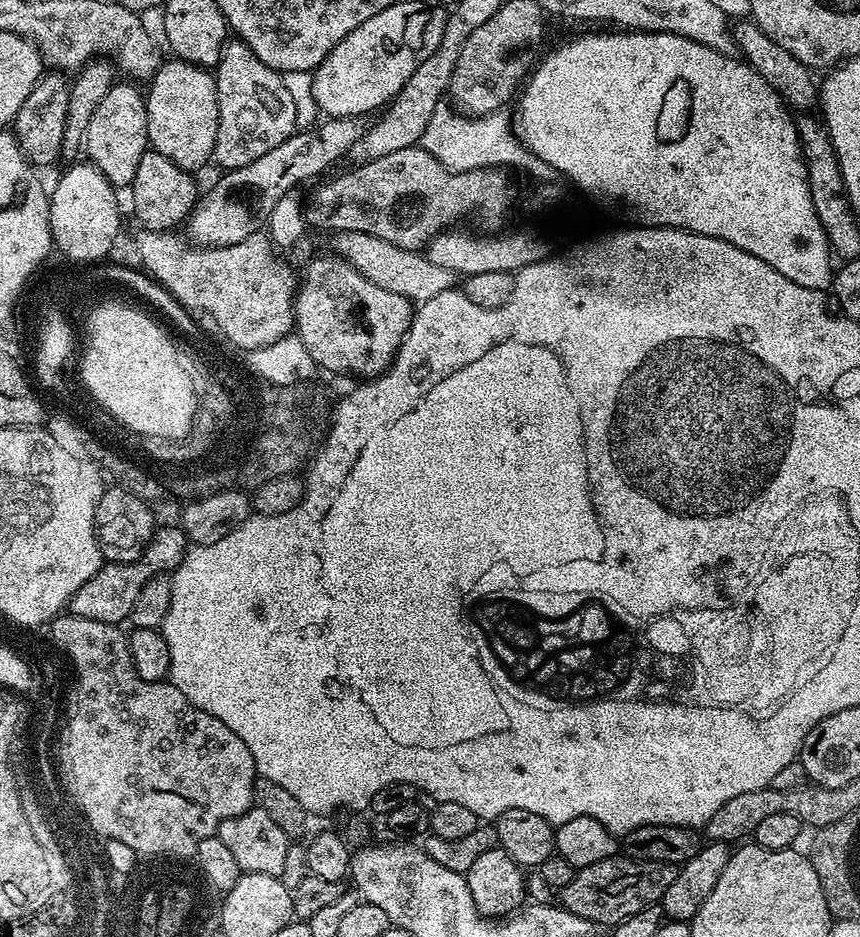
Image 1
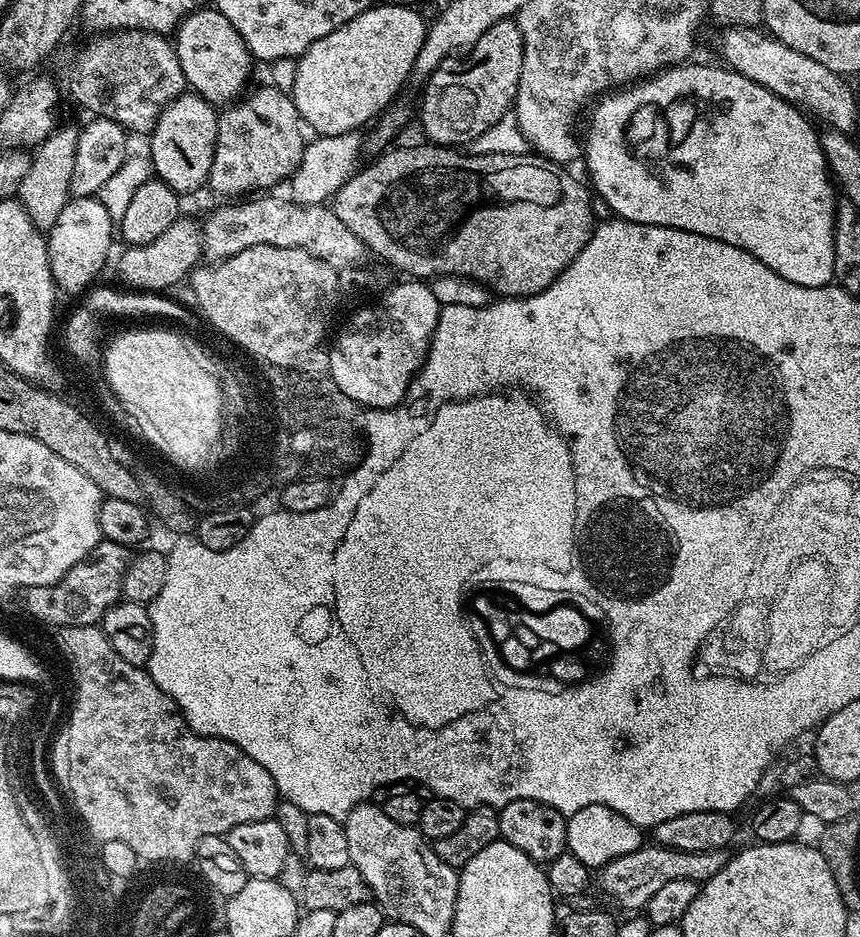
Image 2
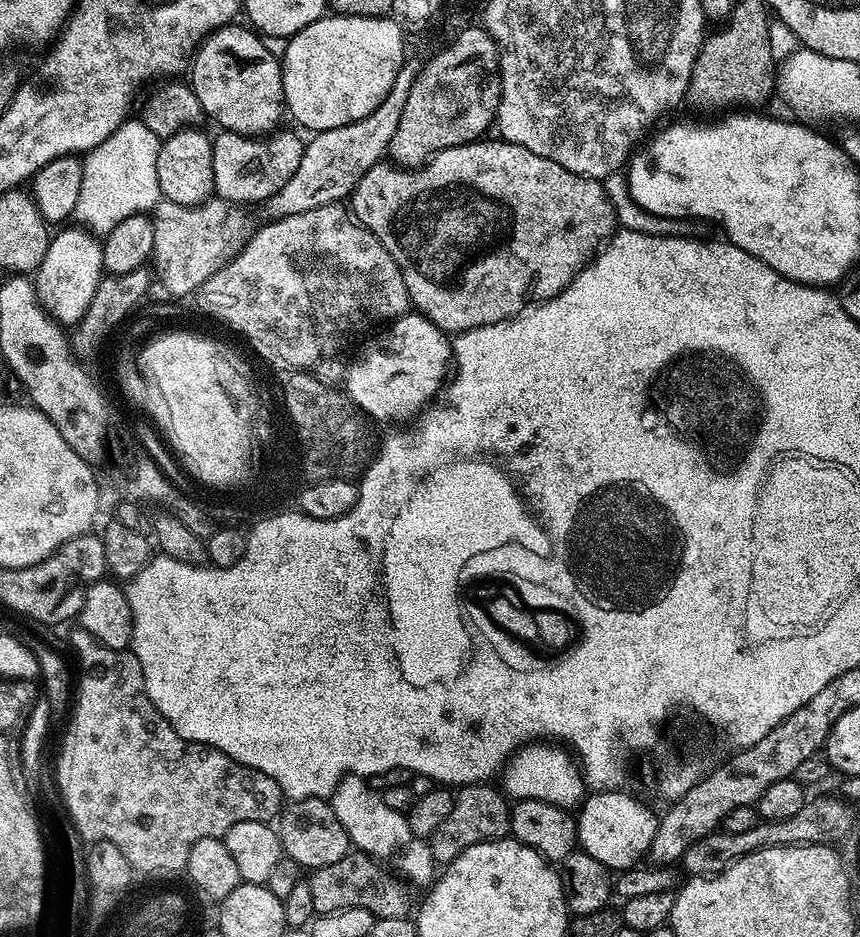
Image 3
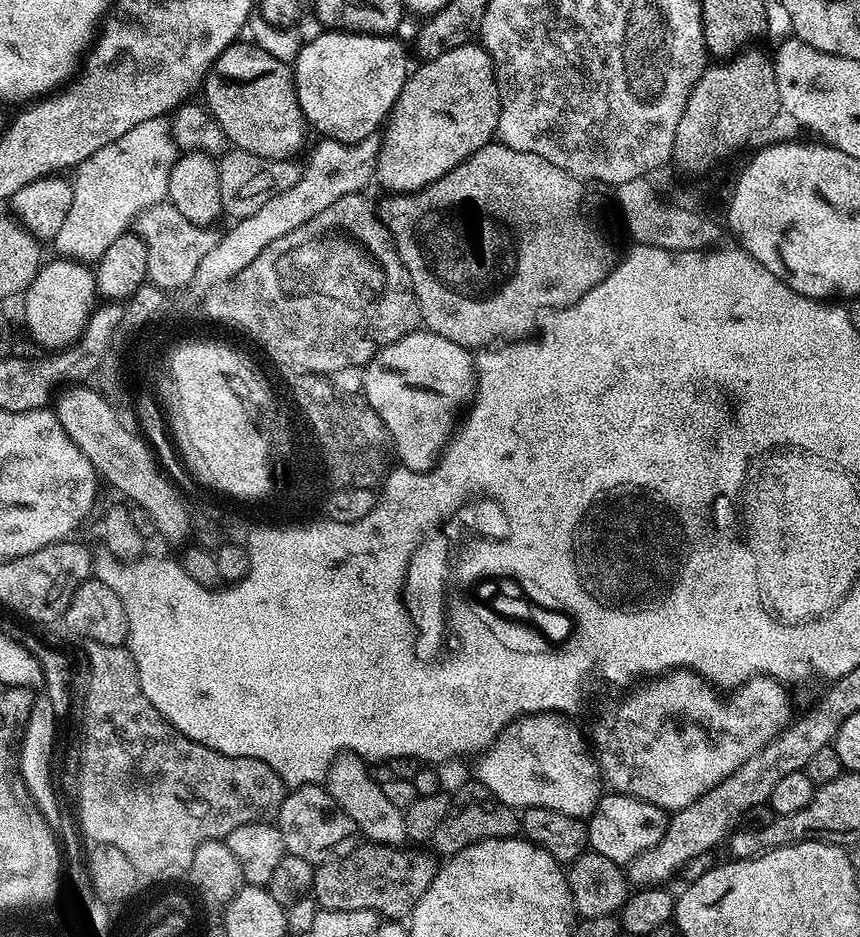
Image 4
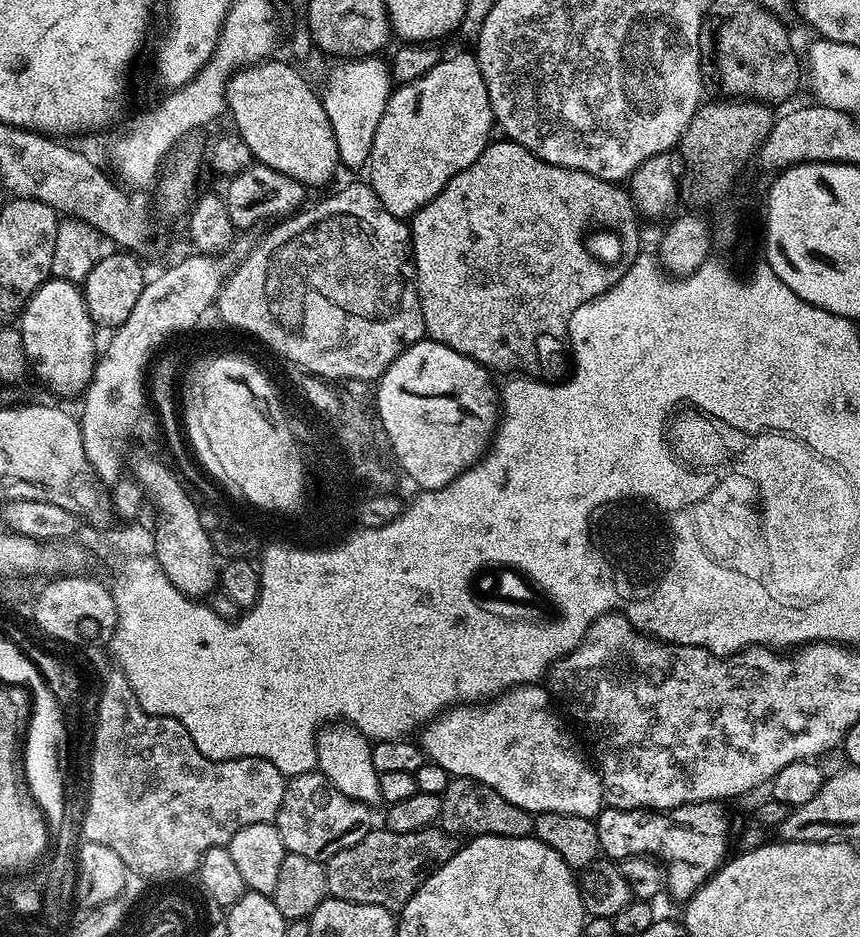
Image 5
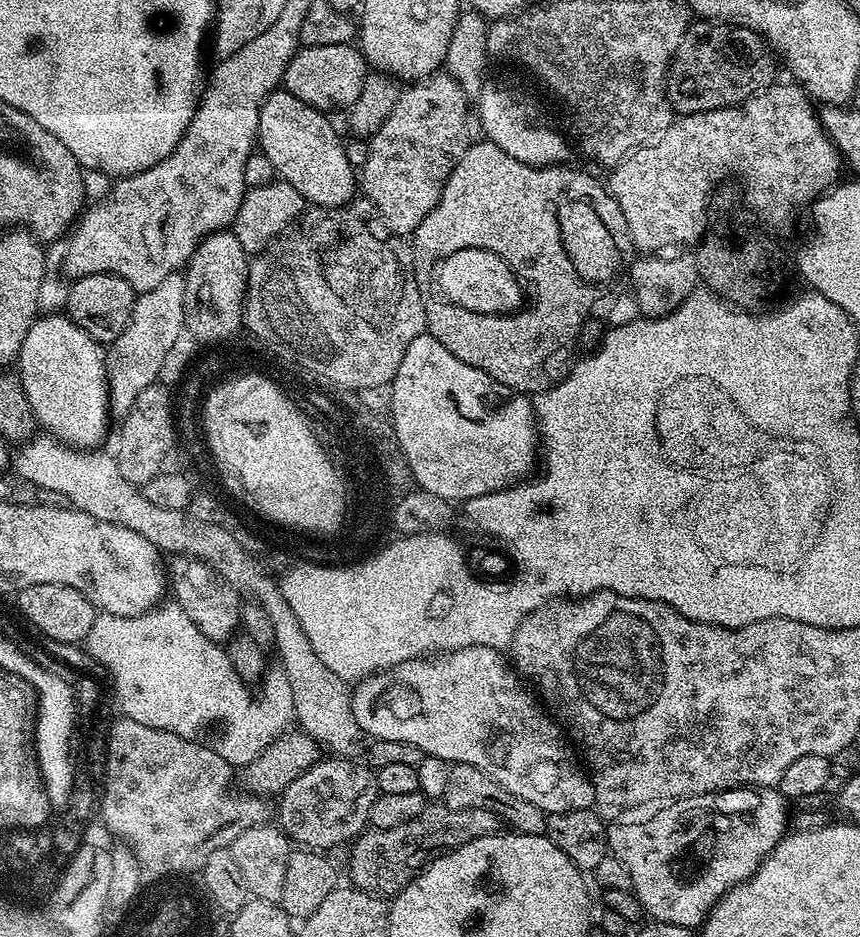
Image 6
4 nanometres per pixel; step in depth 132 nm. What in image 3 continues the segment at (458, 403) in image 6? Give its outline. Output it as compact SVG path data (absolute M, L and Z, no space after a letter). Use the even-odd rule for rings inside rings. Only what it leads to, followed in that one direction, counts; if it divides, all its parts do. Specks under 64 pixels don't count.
M416 310L405 312L380 331L384 330L361 350L360 357L349 366L343 387L362 410L376 412L382 418L395 418L397 414L424 408L437 399L450 372L452 345L449 333Z

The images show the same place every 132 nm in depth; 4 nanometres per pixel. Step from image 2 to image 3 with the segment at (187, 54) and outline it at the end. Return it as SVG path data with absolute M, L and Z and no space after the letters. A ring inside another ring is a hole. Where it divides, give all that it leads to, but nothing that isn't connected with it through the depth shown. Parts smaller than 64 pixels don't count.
M233 22L211 32L200 43L196 55L190 61L191 88L198 96L203 115L225 132L237 132L243 136L262 136L271 133L277 127L280 119L285 119L286 105L284 102L284 87L280 73L281 61L270 50L266 50L263 39L251 27L243 23Z

